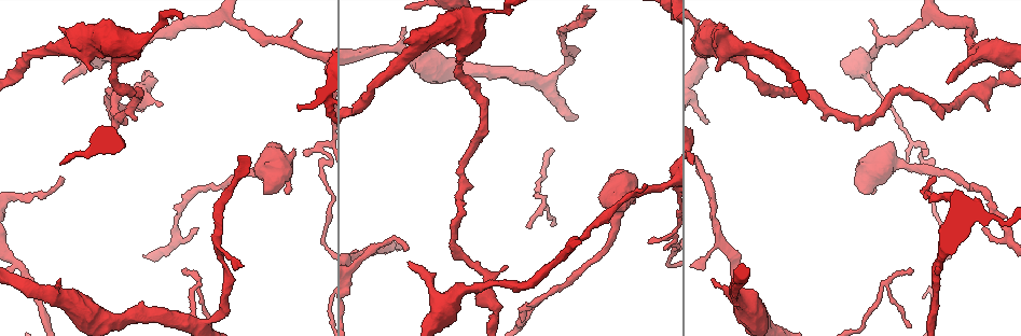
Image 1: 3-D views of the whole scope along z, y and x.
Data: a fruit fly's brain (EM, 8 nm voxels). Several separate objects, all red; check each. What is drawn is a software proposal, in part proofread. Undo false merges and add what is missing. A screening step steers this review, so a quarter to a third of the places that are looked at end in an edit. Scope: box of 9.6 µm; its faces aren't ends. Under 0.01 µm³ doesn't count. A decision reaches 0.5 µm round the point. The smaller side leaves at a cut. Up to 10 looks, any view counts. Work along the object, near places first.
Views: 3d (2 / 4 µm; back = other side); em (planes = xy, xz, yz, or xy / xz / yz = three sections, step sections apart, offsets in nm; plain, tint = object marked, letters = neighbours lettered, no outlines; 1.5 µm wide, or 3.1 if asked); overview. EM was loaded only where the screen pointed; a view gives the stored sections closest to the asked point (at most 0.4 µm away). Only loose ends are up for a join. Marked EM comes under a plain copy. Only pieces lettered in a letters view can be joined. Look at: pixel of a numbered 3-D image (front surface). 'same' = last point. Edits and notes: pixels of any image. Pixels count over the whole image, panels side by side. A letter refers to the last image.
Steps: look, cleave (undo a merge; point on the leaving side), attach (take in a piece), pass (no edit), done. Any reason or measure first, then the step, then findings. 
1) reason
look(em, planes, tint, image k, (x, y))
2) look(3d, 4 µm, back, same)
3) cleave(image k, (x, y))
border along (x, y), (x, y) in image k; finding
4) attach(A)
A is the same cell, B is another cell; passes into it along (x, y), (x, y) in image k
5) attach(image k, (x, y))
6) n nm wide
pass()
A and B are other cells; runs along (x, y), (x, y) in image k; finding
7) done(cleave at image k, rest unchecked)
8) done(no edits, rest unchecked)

an open end
look(3d, 2 µm, image 1, (183, 270))

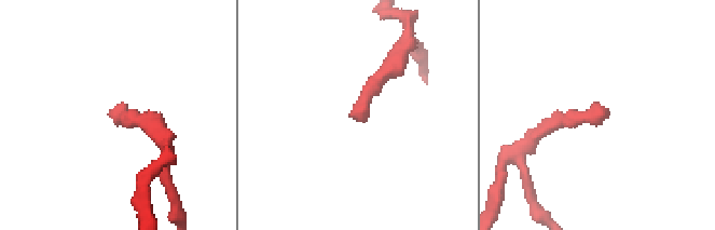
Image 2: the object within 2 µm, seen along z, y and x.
need the tissue
look(em, yz, step 4, letters, image 2, (351, 115))

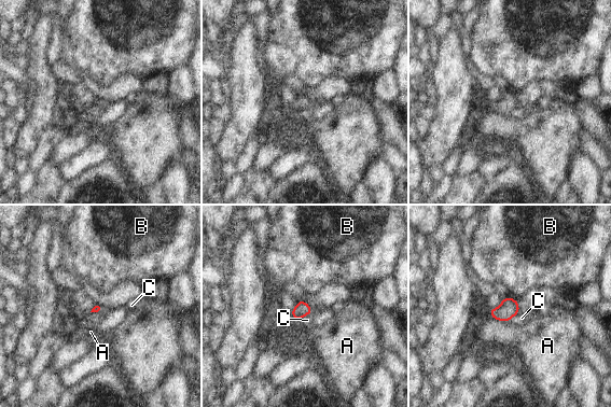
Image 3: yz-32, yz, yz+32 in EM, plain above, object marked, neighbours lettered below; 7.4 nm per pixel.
cut it another way
look(em, planes, letters, same)

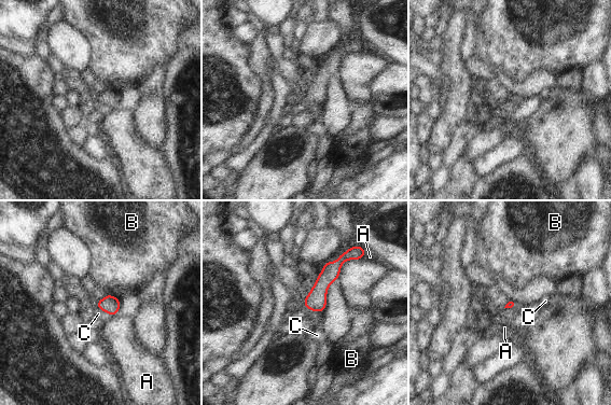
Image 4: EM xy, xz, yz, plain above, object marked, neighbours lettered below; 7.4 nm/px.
pass()
A, B and C are other cells; runs along (347, 255), (307, 304) in image 4; none of them fits

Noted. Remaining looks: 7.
tapers out
look(em, planes, letters, image 1, (647, 185))

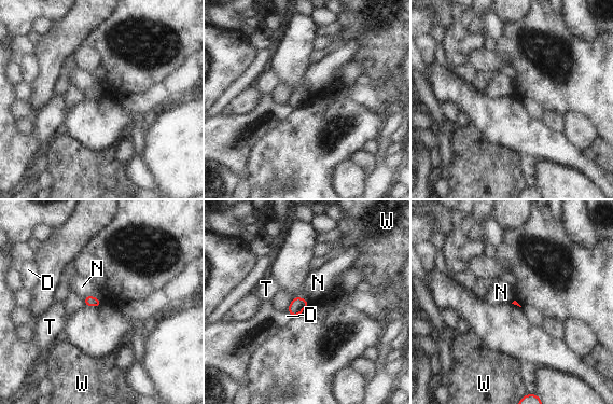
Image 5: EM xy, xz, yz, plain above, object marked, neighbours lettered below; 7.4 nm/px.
pass()
D, N, T and W are other cells; border along (84, 296), (95, 296), (101, 303) in image 5; none of them fits

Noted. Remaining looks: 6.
branch stops here
look(3d, 4 µm, image 1, (407, 262))

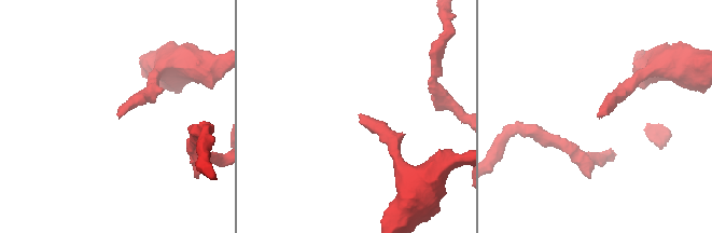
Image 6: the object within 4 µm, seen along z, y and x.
look(em, yz, step 4, letters, image 6, (360, 113))

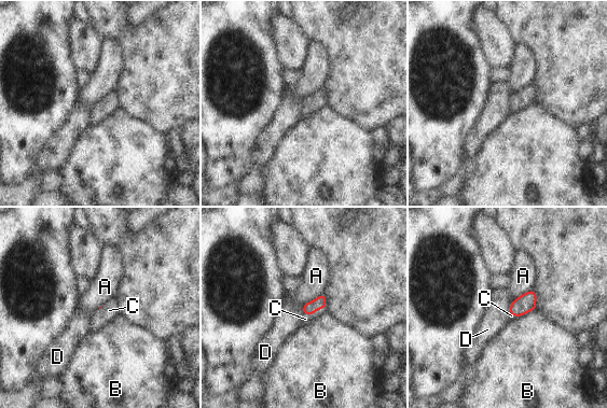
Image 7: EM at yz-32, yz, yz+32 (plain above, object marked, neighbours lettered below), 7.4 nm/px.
look(em, planes, letters, same)

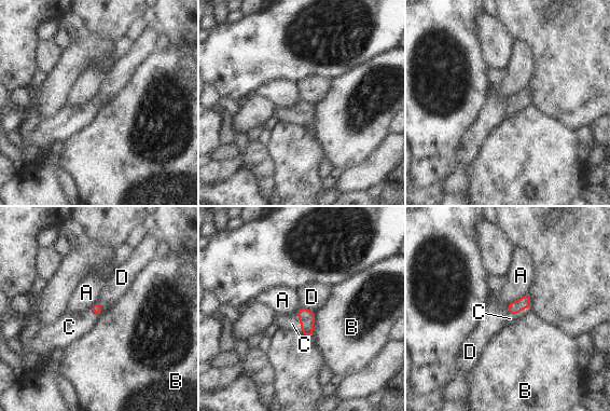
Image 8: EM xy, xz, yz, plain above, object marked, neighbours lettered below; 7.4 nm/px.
A touches over 200 nm
attach(C)
C is the same cell, A, B and D are other cells; passes into it along (524, 302), (518, 312), (510, 318) in image 8; the neuron continues

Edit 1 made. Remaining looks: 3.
redraw
look(overview)

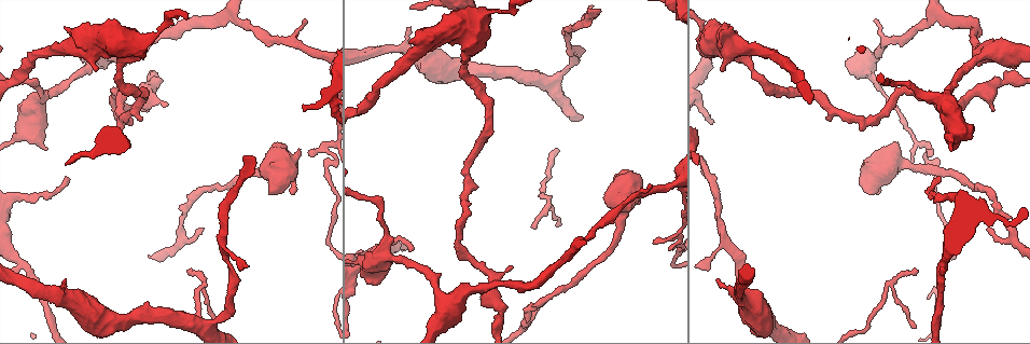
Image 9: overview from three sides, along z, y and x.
branch stops here
look(3d, 4 µm, back, image 9, (411, 247))

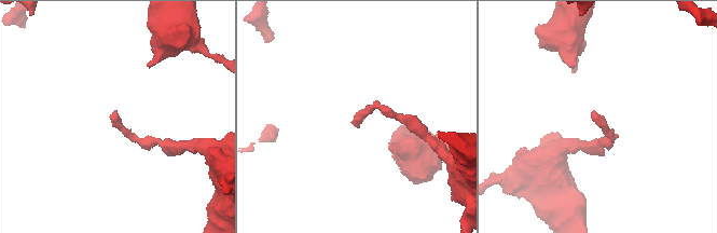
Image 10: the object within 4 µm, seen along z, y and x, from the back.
shape alone is not enough
look(em, xz, step 8, letters, image 10, (360, 123))

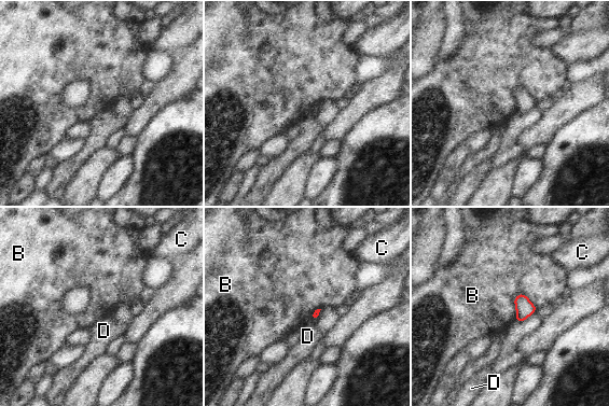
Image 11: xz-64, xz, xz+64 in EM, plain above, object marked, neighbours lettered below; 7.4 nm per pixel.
B touches over 220 nm
pass()
B, C and D are other cells; border along (523, 293), (514, 299), (515, 320) in image 11; no lettered piece goes on from it

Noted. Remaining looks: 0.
done(attach at image 8, rest unchecked)

